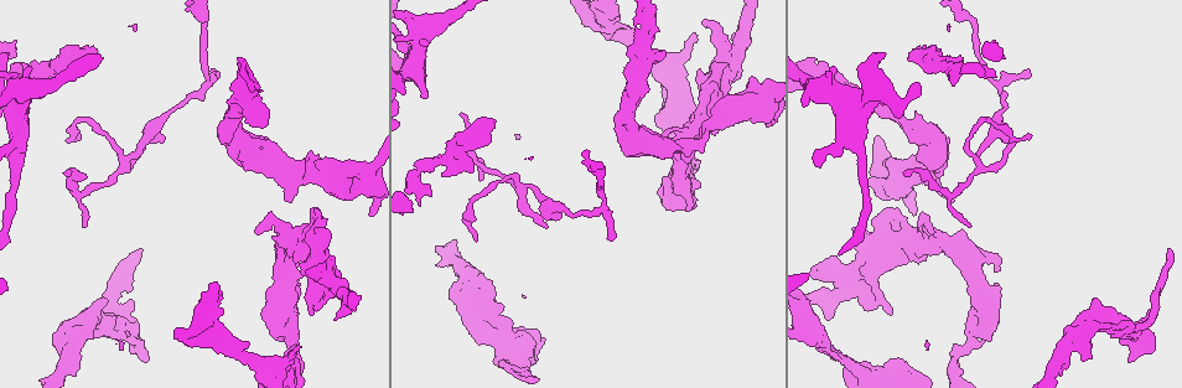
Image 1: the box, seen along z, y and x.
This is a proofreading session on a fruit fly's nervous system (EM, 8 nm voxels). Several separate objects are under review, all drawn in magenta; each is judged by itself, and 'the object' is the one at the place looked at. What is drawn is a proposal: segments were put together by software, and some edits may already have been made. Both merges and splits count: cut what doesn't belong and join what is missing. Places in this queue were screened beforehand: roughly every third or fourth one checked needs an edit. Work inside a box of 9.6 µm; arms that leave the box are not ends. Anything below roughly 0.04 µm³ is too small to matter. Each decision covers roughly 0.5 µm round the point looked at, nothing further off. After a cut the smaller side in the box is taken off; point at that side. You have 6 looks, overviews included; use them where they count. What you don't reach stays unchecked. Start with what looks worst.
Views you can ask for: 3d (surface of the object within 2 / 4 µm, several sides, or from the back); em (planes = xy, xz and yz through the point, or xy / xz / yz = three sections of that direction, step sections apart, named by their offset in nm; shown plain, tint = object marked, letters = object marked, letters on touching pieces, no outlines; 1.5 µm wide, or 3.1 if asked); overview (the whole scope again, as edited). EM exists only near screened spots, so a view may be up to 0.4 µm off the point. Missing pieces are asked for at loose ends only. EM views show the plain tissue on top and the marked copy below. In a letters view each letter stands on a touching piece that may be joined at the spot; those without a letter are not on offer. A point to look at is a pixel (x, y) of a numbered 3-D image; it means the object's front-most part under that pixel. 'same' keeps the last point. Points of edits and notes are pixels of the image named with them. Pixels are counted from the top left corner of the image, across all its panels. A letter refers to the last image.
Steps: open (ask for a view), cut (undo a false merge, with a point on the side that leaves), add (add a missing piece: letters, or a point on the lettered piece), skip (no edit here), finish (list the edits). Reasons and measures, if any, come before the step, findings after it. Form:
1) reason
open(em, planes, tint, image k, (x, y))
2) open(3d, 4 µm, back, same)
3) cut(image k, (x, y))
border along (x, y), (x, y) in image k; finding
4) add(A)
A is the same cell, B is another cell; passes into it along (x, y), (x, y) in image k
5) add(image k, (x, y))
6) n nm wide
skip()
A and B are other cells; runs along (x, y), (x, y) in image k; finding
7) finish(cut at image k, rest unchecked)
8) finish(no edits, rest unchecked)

branch stops here
open(em, planes, tint, image 1, (889, 314))

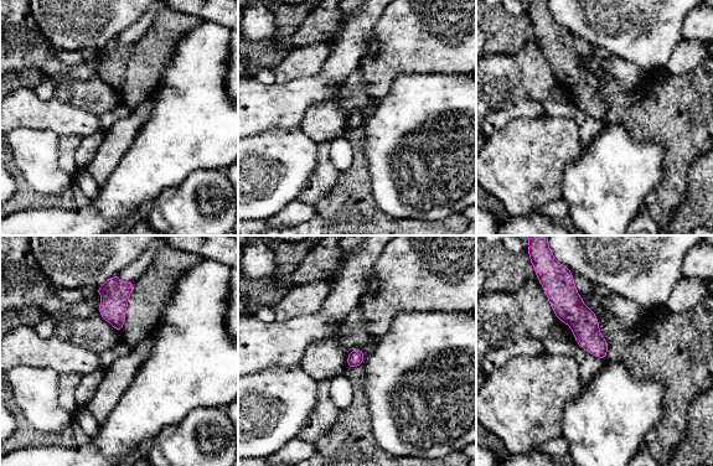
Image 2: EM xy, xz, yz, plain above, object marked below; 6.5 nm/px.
see the neighbours
open(em, planes, letters, same)

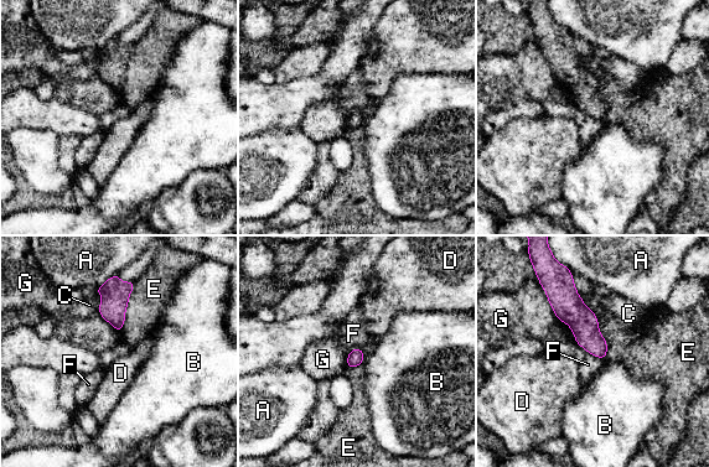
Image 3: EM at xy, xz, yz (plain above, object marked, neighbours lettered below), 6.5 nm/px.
skip()
A, B, C, D, E, F and G are other cells; border along (575, 341), (586, 351), (604, 359) in image 3; no lettered piece goes on from it

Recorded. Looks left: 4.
thin neck
open(em, xy, step 8, letters, image 1, (970, 346))

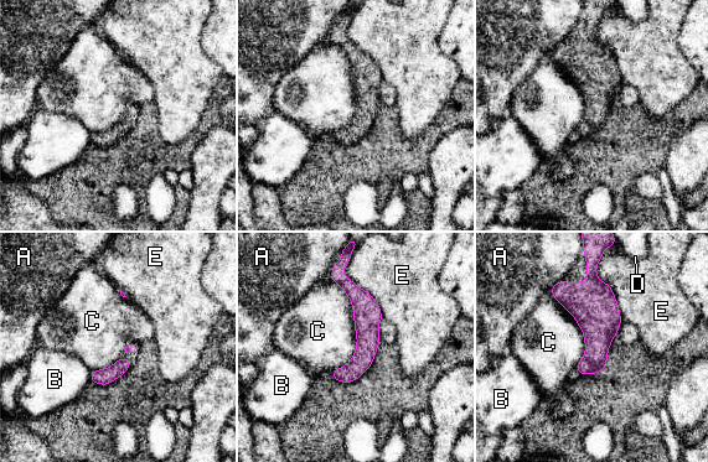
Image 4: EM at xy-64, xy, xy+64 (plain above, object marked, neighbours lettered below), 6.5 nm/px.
skip()
A, B, C, D and E are other cells; all the same cell

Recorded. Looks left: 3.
tapers out
open(em, planes, tint, image 1, (460, 114))

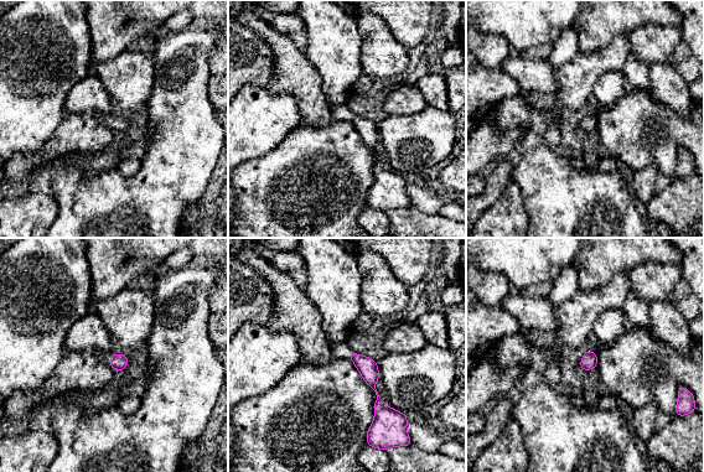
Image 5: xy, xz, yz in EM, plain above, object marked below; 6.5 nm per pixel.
open(em, planes, letters, same)

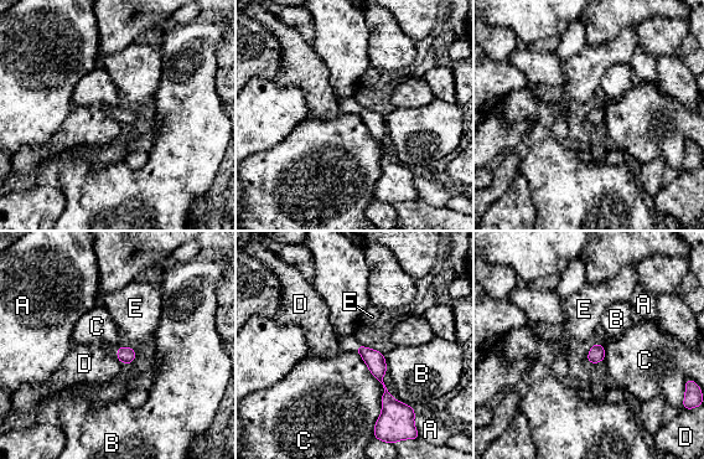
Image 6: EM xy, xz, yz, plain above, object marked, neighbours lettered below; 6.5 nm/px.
skip()
A, B, C, D and E are other cells; no lettered piece goes on from it

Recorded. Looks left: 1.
finish(no edits, rest unchecked)

